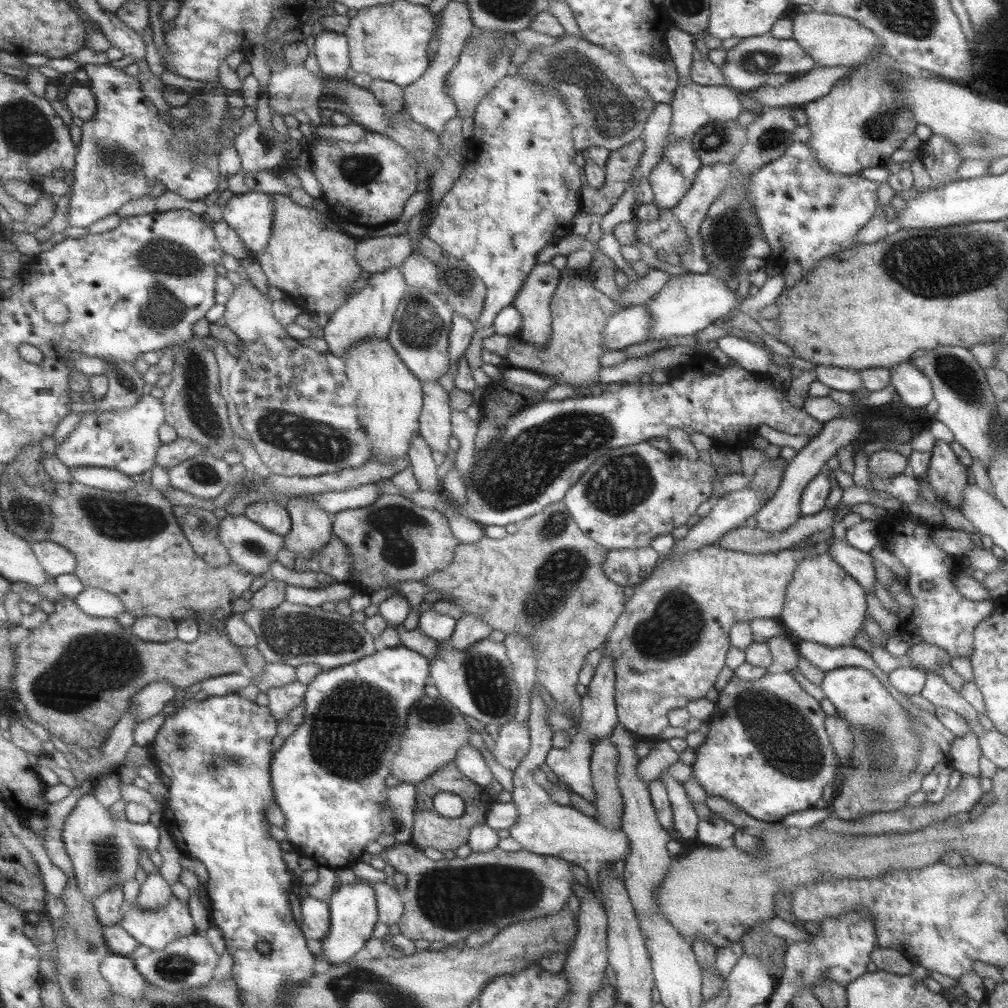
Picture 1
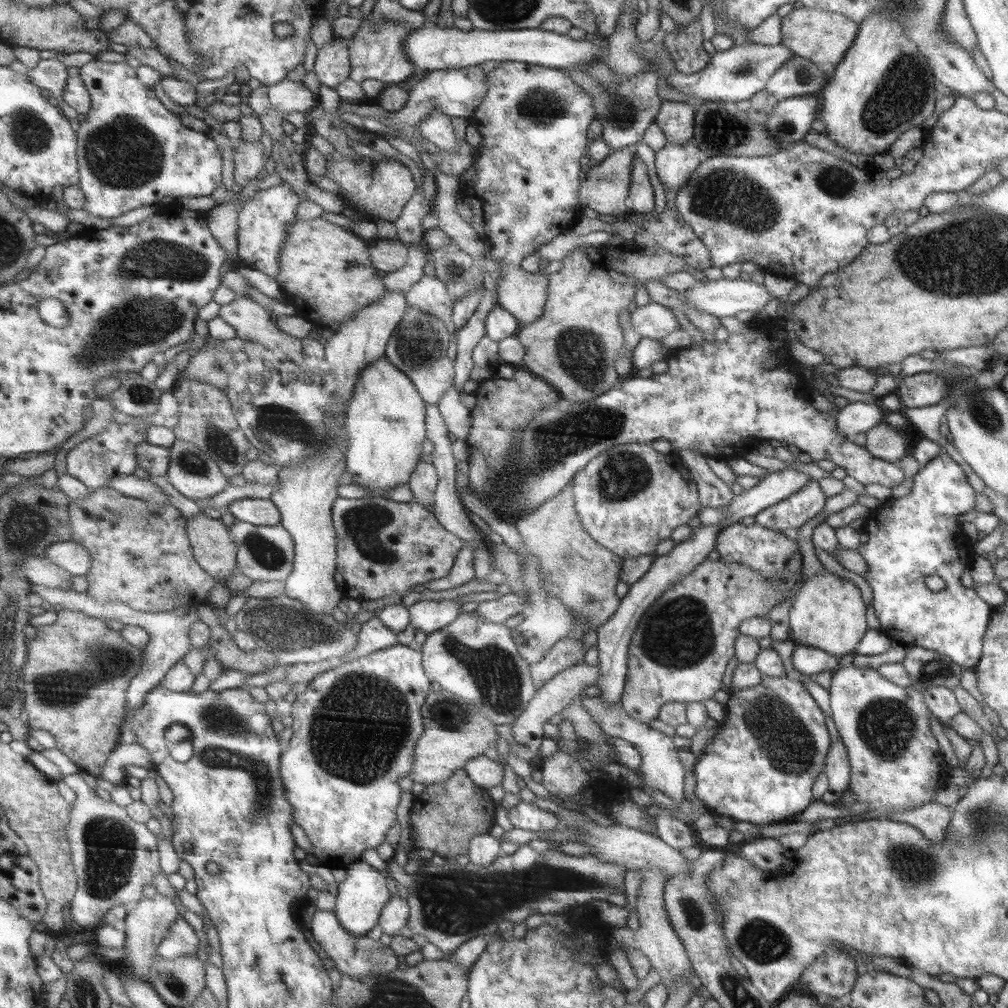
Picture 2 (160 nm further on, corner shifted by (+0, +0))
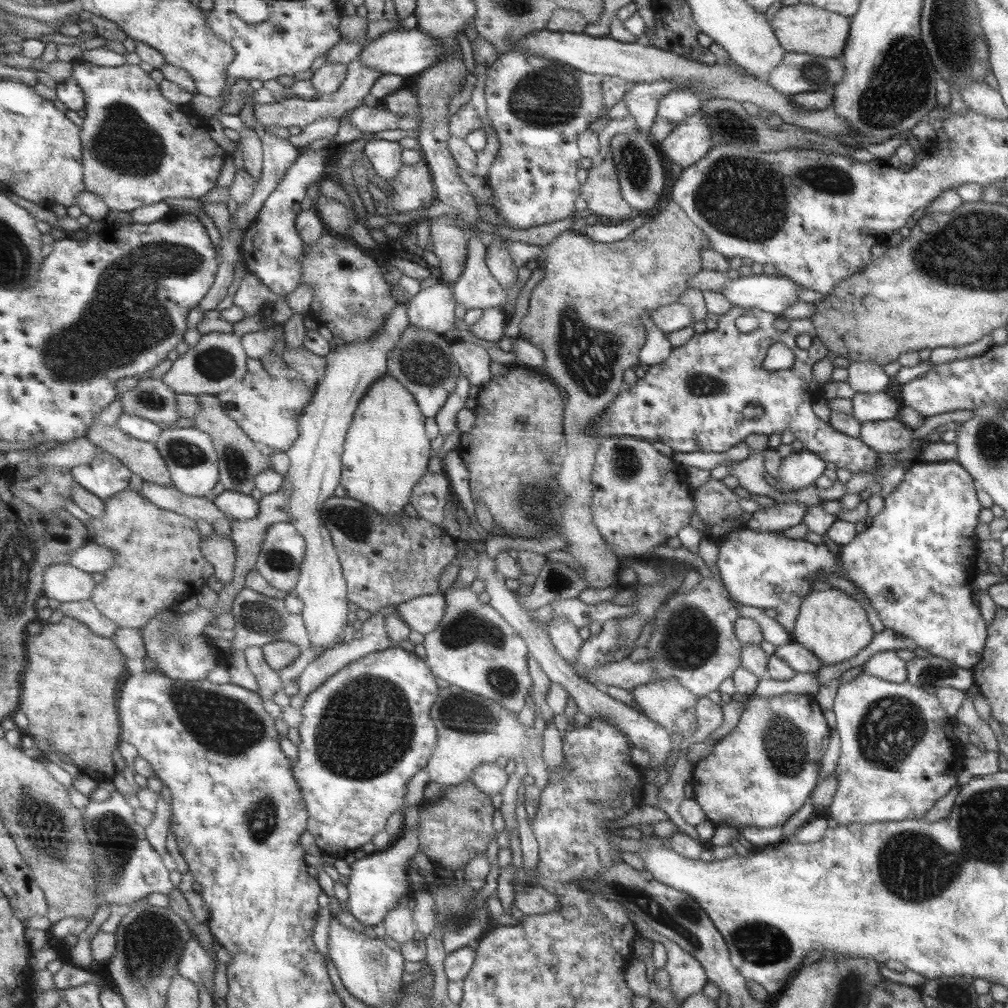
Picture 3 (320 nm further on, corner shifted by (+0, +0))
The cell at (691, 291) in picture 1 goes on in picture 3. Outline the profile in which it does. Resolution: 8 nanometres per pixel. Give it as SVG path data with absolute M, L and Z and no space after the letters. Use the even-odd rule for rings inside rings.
M762 273L730 279L720 293L733 307L756 308L777 316L798 301L798 288L789 277Z

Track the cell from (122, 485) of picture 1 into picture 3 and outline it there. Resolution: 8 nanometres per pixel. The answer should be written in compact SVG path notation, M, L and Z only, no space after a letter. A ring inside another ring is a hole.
M143 480L141 488L137 492L159 508L176 512L194 521L204 520L211 526L219 520L227 520L230 525L233 521L230 516L221 512L205 497L183 494L173 486L159 486Z

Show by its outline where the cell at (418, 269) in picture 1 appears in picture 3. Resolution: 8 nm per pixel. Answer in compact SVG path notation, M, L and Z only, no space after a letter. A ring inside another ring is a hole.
M437 282L431 287L419 289L405 303L410 326L437 334L452 328L456 302L447 284Z

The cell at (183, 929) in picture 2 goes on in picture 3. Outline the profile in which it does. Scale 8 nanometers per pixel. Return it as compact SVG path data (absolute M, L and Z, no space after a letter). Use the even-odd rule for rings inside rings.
M190 937L176 966L177 972L193 984L203 984L208 994L213 996L213 973L215 962L209 958L199 943Z

